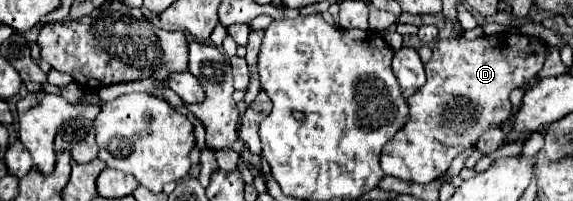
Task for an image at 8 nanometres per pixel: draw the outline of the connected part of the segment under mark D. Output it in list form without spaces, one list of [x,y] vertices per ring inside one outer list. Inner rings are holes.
[[[499,33],[499,35],[483,35],[475,41],[465,37],[449,37],[433,43],[433,55],[425,65],[427,83],[407,99],[411,117],[401,131],[383,147],[381,153],[381,169],[385,175],[399,177],[403,181],[413,183],[429,183],[447,173],[451,161],[469,147],[475,147],[477,139],[493,129],[501,127],[511,117],[511,101],[509,93],[515,87],[521,87],[535,77],[547,55],[547,45],[537,37],[527,37],[521,33]],[[449,103],[449,123],[445,123],[445,105]]]

